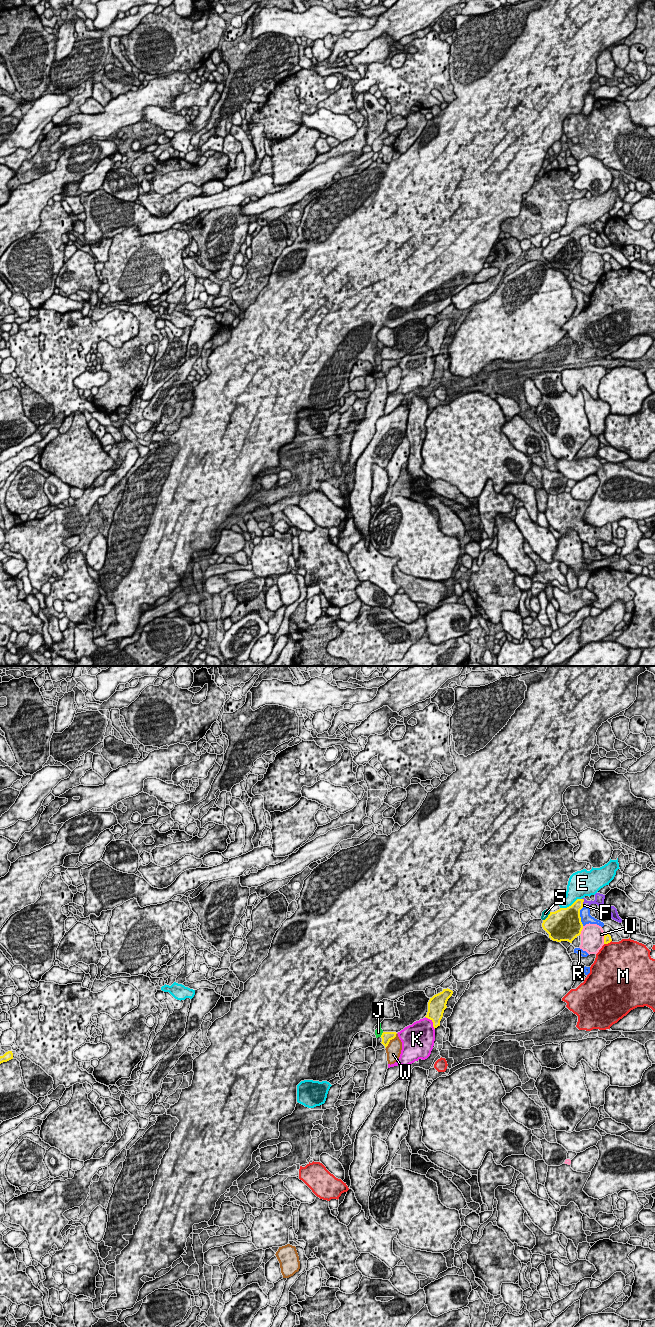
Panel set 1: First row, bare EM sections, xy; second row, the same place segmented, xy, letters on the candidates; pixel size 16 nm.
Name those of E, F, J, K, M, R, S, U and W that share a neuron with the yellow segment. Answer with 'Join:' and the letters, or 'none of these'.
Join: F

